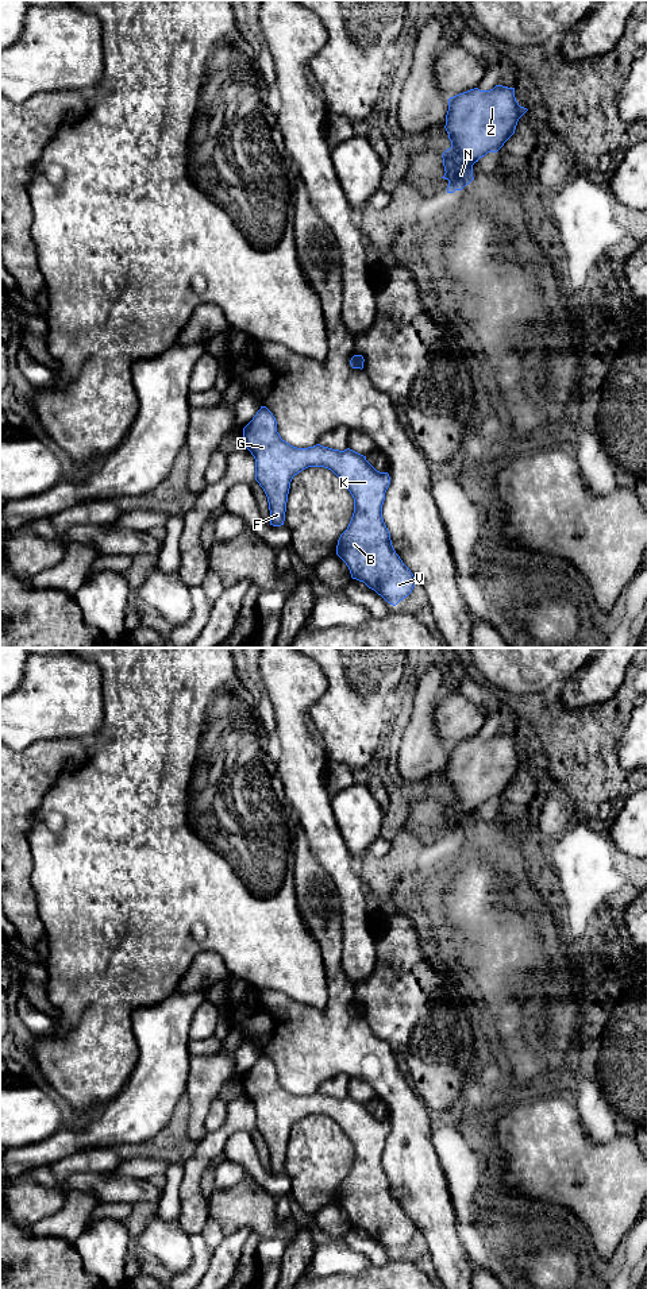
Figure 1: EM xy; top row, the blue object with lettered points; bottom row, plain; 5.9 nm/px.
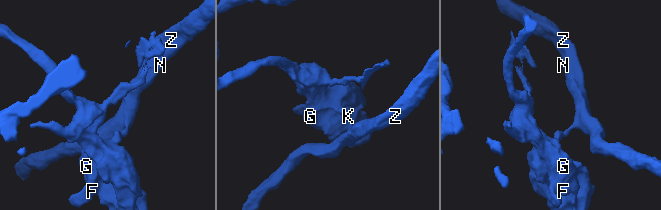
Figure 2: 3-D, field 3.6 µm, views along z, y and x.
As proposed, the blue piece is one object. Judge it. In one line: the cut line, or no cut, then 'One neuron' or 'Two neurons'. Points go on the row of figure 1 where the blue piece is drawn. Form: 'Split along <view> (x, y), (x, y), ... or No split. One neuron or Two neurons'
Split along xy (355, 355), (359, 367). Two neurons

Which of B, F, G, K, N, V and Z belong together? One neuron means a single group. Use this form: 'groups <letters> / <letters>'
groups B F G K V / N Z

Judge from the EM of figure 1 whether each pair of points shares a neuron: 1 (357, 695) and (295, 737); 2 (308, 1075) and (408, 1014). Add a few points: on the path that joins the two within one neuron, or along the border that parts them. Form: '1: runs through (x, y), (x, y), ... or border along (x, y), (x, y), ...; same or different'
1: border along (326, 690), (311, 706), (307, 717); different
2: border along (362, 1017), (369, 1029), (388, 1044), (396, 1057); different

